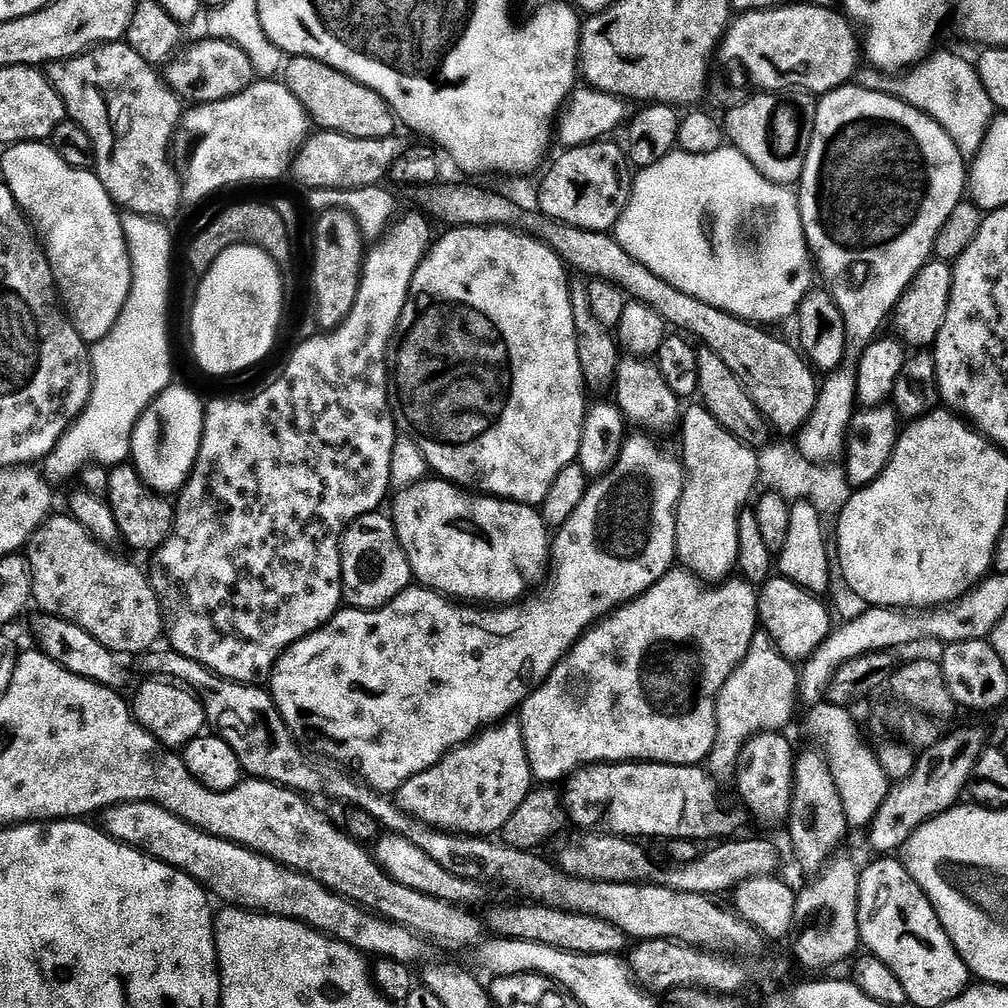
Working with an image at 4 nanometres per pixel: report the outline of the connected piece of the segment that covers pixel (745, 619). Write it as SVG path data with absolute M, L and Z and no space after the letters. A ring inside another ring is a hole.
M673 570L666 573L647 592L643 592L635 600L629 600L627 604L617 608L607 618L601 619L599 623L589 628L572 645L568 655L556 663L552 673L543 683L533 687L531 694L519 709L520 729L533 777L540 782L556 782L552 780L560 779L563 781L586 764L651 762L653 764L703 765L705 763L703 760L707 761L711 757L712 747L716 745L716 699L720 696L722 686L730 678L730 674L746 658L750 650L750 642L758 631L757 599L757 589L743 578L728 578L713 586L693 572Z

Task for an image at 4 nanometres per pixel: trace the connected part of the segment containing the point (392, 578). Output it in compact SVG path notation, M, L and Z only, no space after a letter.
M375 511L359 516L354 523L345 528L344 535L340 537L340 581L344 587L343 603L347 607L365 610L382 608L413 583L412 567L398 542L398 534L396 527L392 525L391 515L380 515L379 511Z

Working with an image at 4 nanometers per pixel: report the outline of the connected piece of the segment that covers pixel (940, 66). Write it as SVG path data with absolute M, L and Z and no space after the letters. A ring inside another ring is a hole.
M933 51L927 60L921 60L919 64L915 65L911 70L905 71L899 78L881 74L871 66L861 67L854 77L854 84L855 87L862 90L881 92L887 96L893 96L910 106L914 106L919 112L925 112L930 119L938 122L938 126L942 126L942 130L946 130L946 134L950 134L954 146L958 146L958 150L963 156L975 158L980 152L980 147L986 138L988 128L994 119L992 99L990 94L986 94L986 86L982 86L982 78L976 72L971 59L969 61L963 60L962 57L955 56L952 52L940 51Z

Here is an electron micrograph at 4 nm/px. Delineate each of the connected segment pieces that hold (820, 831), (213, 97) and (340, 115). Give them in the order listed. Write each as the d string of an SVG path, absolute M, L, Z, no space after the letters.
M808 750L797 755L793 763L794 779L792 781L792 844L796 852L804 856L806 873L812 874L829 856L841 847L840 839L850 832L848 819L842 806L842 798L838 794L838 786L834 786L834 778L829 772L828 759L821 751Z
M204 38L193 48L187 48L167 67L166 83L181 101L188 103L189 100L192 106L234 98L258 79L256 67L250 62L246 50L242 50L231 40Z
M309 56L291 57L283 65L282 80L308 111L308 119L317 129L341 132L350 138L386 138L397 131L398 121L392 107L377 92L334 70L329 64Z

